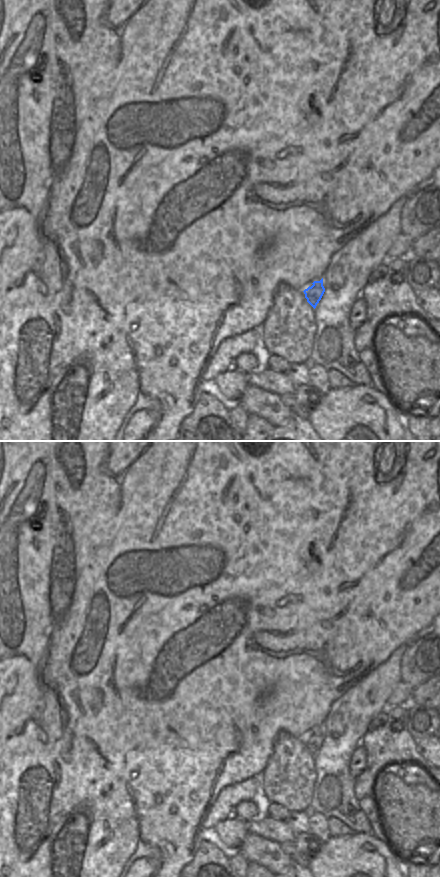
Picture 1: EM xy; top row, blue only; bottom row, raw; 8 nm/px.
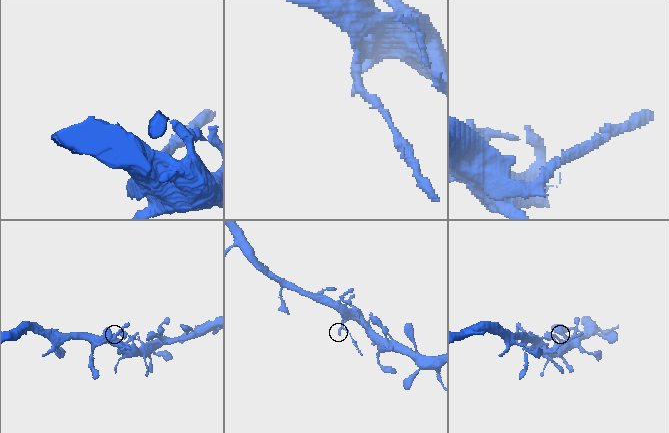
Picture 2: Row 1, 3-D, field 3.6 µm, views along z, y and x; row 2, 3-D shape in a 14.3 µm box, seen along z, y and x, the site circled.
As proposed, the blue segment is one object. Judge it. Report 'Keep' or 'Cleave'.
Cleave

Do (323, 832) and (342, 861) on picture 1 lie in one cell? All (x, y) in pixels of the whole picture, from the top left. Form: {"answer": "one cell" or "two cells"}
{"answer": "two cells"}

